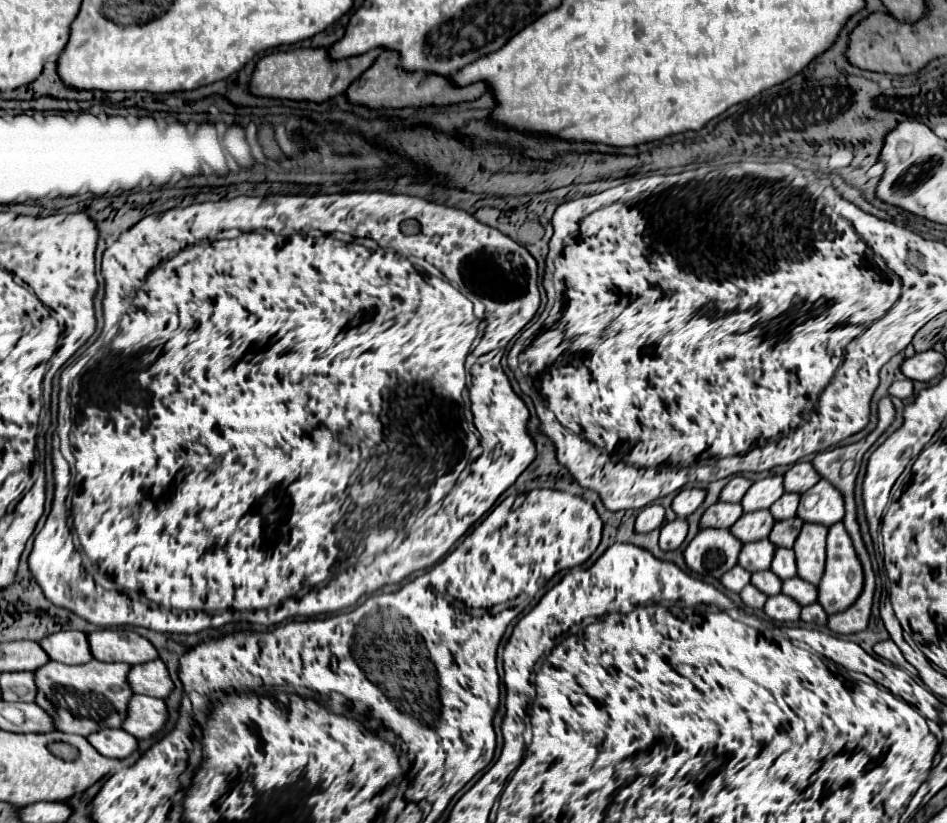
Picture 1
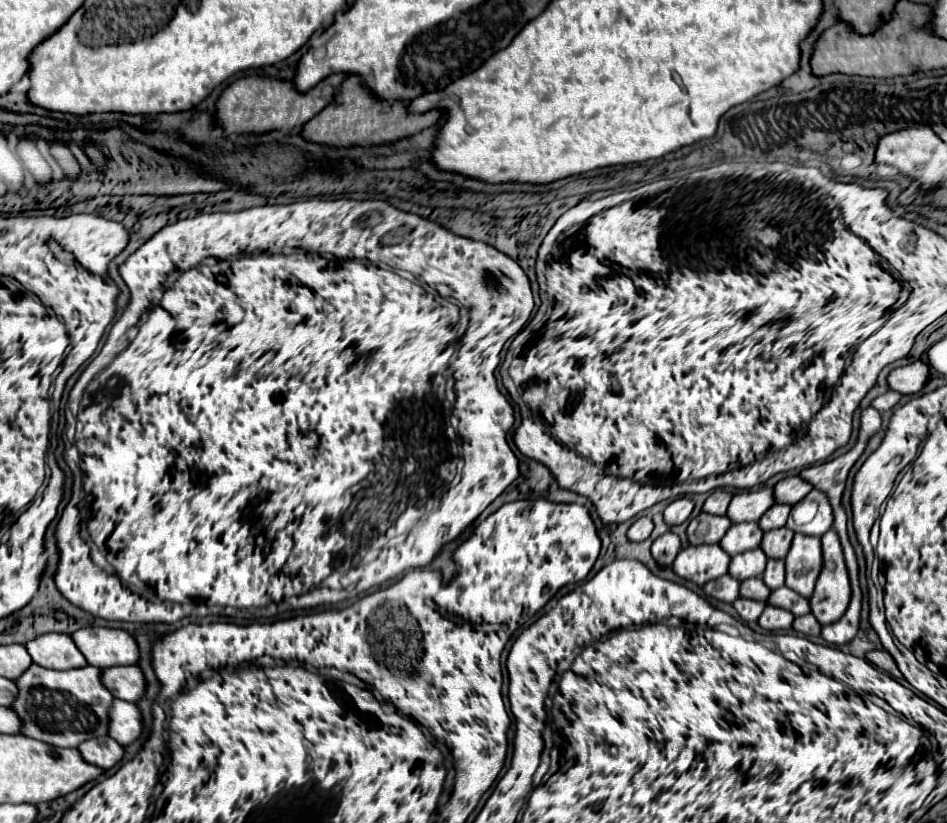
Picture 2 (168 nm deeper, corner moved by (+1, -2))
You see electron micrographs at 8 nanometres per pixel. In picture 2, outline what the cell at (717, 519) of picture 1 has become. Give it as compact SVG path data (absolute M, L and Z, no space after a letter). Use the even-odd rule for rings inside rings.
M702 512L688 524L688 540L690 544L716 544L730 526L732 522L728 516L712 516Z

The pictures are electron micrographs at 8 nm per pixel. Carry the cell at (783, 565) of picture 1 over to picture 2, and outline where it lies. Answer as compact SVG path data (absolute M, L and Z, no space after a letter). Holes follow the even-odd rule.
M768 560L768 566L764 570L762 580L766 582L768 588L776 590L776 588L784 586L784 578L786 578L784 574L786 574L784 572L784 560Z

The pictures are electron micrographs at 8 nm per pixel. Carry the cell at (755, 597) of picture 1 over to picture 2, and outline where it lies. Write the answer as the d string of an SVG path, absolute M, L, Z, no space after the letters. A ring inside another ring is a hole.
M738 598L736 602L734 602L734 608L736 608L736 612L740 614L740 618L744 620L744 622L752 622L752 620L758 620L758 616L760 616L760 612L764 610L764 602L758 602L758 600L748 600L748 598Z

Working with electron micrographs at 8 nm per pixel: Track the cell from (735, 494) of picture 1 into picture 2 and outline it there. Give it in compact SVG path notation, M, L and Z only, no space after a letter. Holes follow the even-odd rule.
M714 490L708 496L708 500L704 502L704 512L710 512L710 514L726 514L730 500L732 500L732 494L730 492L726 492L726 490Z

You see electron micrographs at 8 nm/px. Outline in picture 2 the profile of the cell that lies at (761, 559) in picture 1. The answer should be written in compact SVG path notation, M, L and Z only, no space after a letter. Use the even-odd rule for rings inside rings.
M760 548L756 550L748 550L742 554L736 554L730 562L730 576L738 578L738 580L746 580L746 578L754 578L754 576L762 576L764 568L766 568L768 558L764 556L764 552Z

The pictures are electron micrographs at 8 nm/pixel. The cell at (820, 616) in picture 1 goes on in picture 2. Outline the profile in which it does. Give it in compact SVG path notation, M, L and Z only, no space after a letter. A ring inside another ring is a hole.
M812 614L798 616L792 626L794 626L794 630L798 630L798 632L802 632L802 634L810 634L810 636L818 636L818 634L820 634L820 628L822 628Z

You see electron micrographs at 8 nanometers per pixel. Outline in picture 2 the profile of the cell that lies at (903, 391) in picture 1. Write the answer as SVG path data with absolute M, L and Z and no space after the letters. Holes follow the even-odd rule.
M888 390L888 392L884 392L882 396L878 396L878 398L872 402L872 406L878 408L880 412L884 412L884 410L894 408L894 406L900 402L900 398L902 398L902 396L900 396L898 392L890 392L890 390Z

